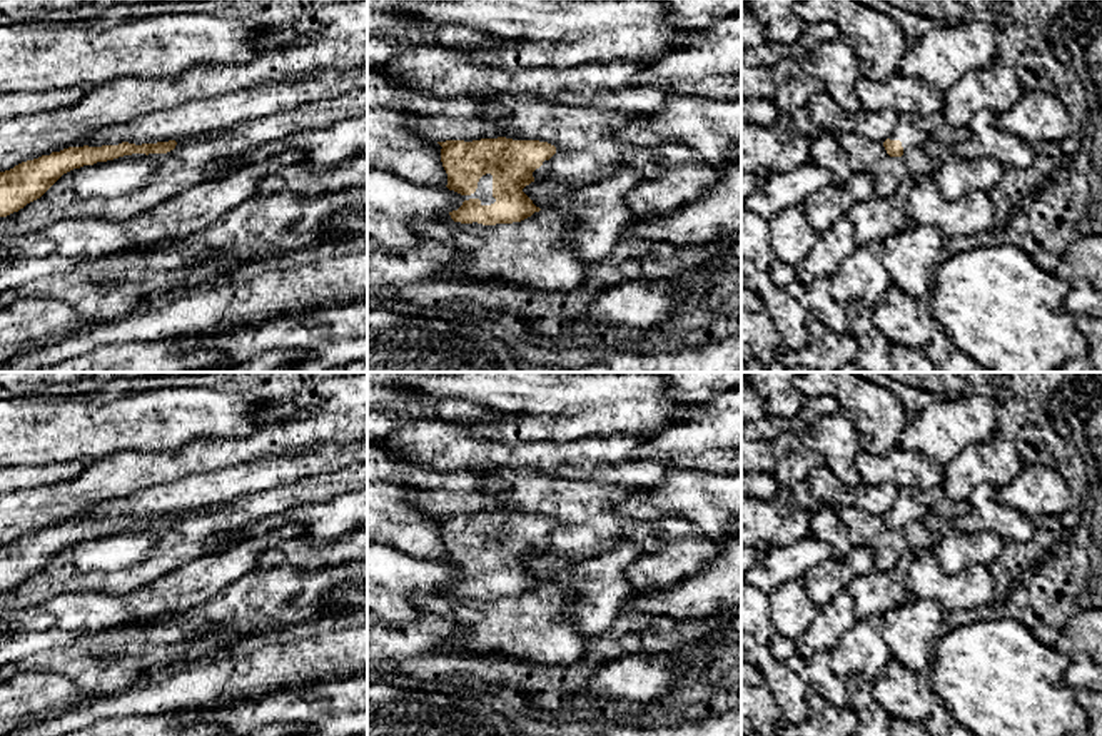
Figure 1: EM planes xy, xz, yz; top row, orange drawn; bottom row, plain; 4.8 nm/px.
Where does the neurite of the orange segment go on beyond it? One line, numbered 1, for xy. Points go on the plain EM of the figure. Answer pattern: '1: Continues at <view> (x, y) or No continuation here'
1: No continuation here

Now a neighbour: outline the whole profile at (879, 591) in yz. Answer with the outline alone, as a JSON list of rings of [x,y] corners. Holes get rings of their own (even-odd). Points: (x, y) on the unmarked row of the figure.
[[[908,549],[888,571],[872,569],[853,577],[848,592],[853,599],[855,618],[868,619],[872,614],[887,614],[890,609],[912,599],[907,589],[907,567],[915,559],[915,551]]]

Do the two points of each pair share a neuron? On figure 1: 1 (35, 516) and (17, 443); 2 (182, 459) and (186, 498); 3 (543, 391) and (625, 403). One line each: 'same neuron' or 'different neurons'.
1: different neurons
2: different neurons
3: same neuron

